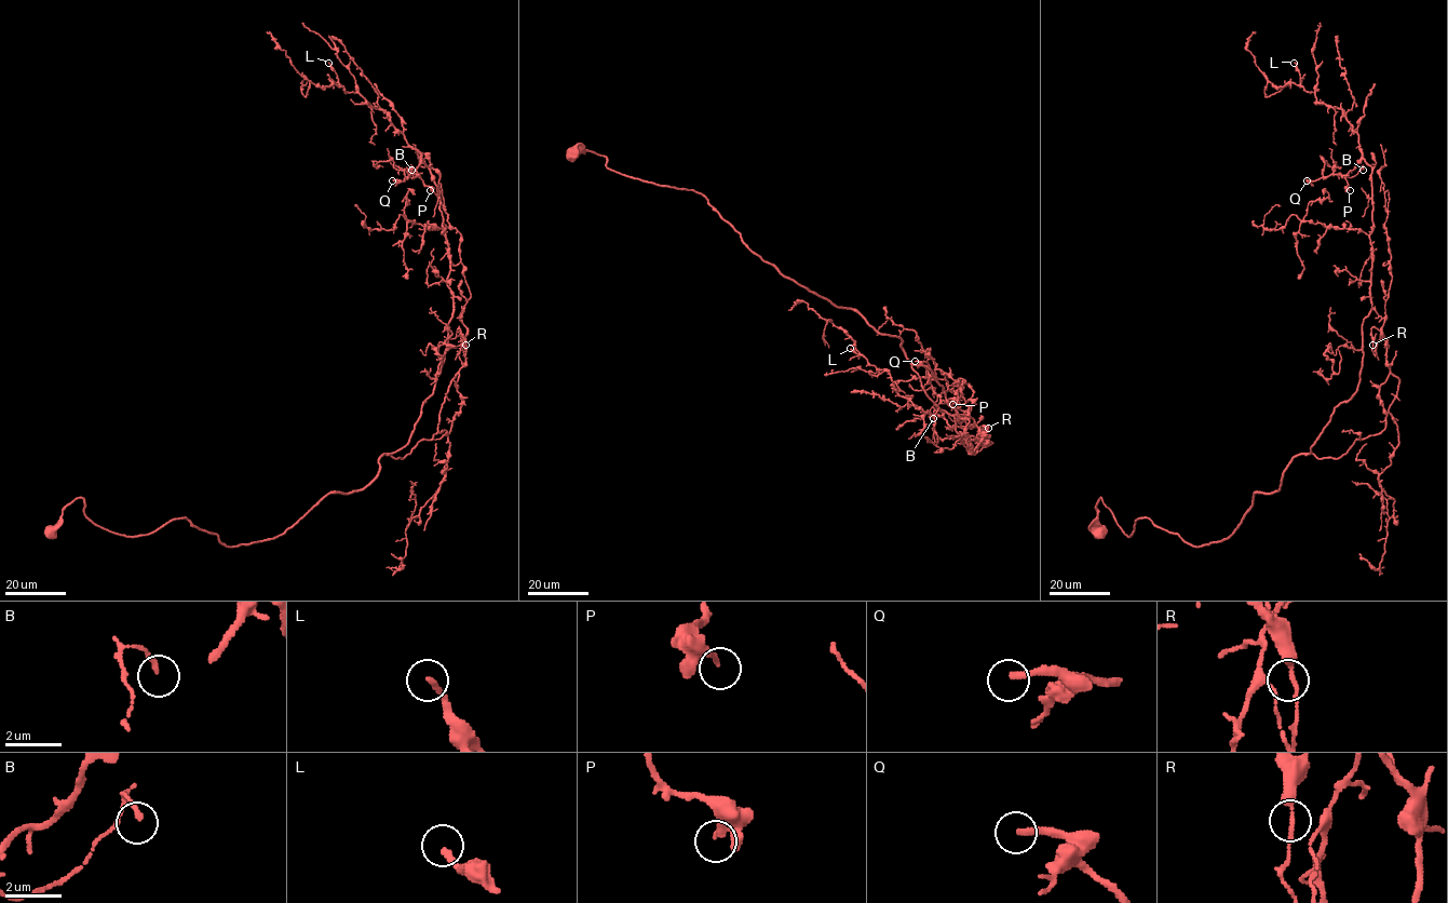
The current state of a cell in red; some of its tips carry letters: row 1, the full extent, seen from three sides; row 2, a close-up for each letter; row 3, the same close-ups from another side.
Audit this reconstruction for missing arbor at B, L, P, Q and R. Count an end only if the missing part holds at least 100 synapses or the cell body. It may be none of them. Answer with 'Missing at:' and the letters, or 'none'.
Missing at: Q

